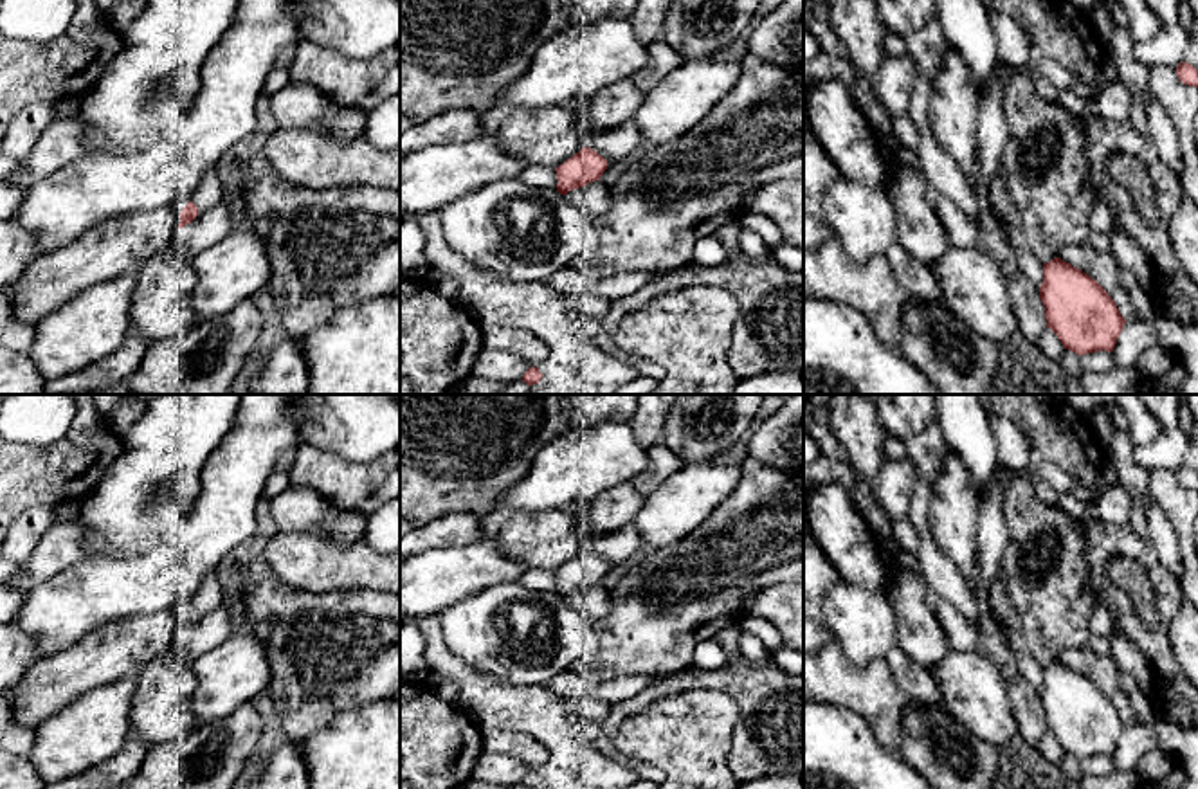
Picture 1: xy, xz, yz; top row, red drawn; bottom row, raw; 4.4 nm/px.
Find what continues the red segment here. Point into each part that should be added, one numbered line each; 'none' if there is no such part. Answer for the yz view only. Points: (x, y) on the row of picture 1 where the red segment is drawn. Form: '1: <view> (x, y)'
none

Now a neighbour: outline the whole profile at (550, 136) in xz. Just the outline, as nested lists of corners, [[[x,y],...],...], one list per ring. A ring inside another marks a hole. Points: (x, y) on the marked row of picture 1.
[[[495,104],[481,112],[481,135],[526,164],[557,168],[587,146],[578,115],[564,104],[539,110]]]

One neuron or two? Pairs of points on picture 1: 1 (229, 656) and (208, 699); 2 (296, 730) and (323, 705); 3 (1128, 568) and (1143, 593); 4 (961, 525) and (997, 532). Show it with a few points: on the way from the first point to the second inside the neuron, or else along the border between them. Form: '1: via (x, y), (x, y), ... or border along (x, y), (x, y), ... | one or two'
1: via (229, 667), (229, 674), (218, 689) | one
2: via (303, 723), (316, 710) | one
3: via (1128, 573), (1139, 588) | one
4: border along (979, 517), (977, 548), (973, 552) | two

